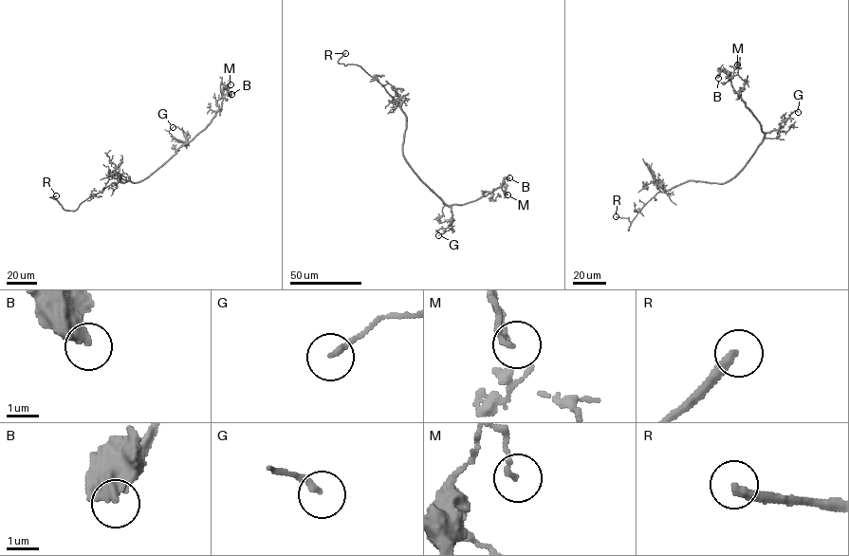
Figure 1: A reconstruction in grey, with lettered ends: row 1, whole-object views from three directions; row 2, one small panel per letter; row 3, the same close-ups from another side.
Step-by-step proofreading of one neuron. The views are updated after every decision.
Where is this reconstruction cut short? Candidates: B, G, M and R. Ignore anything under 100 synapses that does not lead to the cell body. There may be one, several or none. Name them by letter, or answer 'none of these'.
R

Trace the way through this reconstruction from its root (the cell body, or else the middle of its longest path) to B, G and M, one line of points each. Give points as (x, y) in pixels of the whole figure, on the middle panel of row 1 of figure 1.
B: (407, 161), (417, 176), (448, 205), (475, 201), (501, 187), (505, 176), (509, 177)
G: (407, 161), (417, 176), (452, 207), (452, 227), (438, 235)
M: (407, 161), (417, 176), (446, 204), (475, 201), (502, 186), (506, 186), (504, 192), (507, 194)

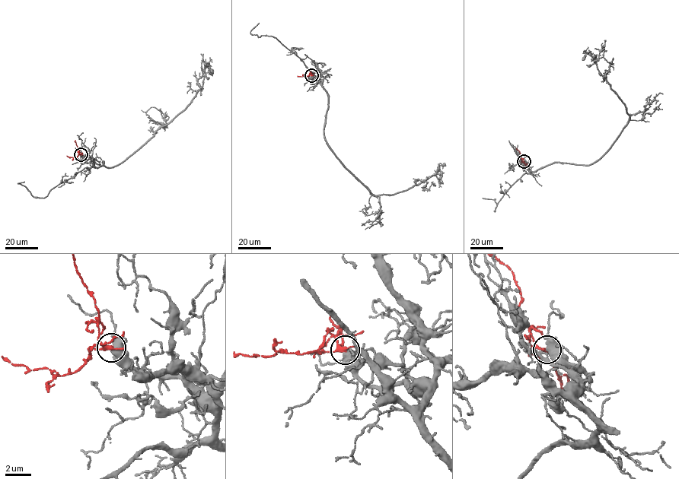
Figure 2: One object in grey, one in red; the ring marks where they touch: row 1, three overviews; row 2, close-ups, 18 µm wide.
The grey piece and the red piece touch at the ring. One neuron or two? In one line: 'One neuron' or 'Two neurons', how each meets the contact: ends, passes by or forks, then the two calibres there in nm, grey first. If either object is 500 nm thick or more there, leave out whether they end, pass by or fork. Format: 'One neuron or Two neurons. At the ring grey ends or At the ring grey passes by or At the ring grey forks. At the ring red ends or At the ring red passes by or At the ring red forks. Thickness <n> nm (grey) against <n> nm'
One neuron. Thickness 500 nm (grey) against 280 nm

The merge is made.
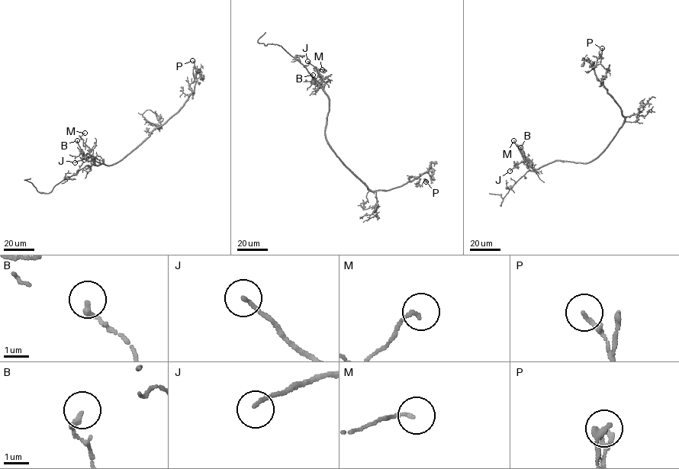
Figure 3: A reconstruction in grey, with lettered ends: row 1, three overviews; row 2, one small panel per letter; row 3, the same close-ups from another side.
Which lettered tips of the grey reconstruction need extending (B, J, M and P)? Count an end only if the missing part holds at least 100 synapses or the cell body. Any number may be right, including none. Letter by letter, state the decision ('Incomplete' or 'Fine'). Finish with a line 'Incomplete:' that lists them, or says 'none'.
B: Fine
J: Fine
M: Fine
P: Fine
Incomplete: none

